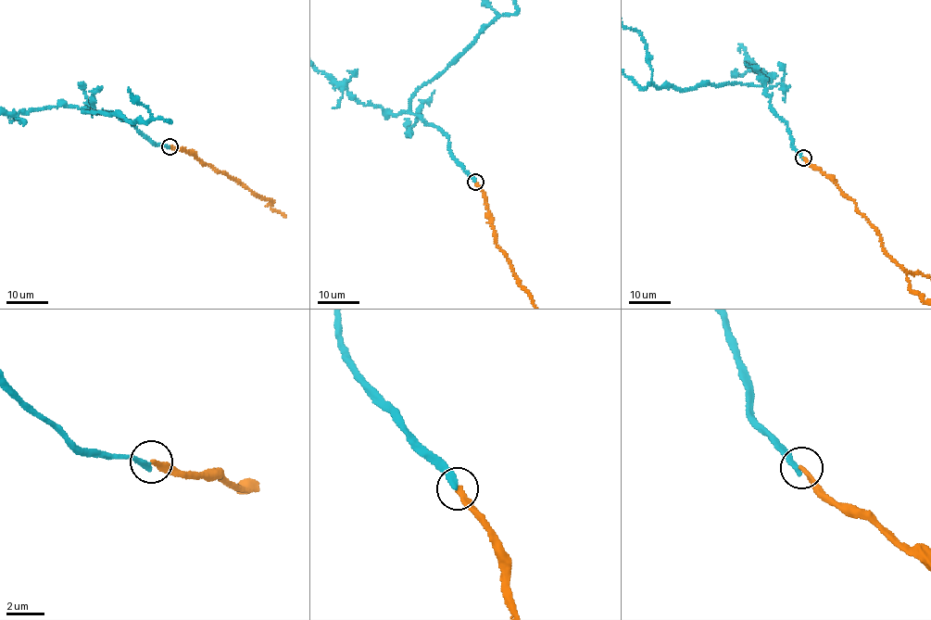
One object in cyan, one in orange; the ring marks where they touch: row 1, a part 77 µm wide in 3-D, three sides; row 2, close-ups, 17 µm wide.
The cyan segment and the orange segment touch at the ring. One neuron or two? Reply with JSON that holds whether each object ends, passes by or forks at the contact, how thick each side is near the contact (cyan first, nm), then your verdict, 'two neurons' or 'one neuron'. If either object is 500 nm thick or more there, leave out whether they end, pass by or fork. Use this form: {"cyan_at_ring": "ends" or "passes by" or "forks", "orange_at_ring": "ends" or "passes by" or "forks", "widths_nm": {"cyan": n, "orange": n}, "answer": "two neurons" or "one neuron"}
{"cyan_at_ring": "ends", "orange_at_ring": "ends", "widths_nm": {"cyan": 360, "orange": 280}, "answer": "two neurons"}

